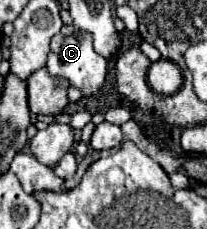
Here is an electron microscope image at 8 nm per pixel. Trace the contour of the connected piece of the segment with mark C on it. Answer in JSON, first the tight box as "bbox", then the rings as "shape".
{"bbox":[46,25,106,95],"shape":[[[64,25],[60,33],[52,37],[50,43],[50,53],[48,53],[48,63],[46,63],[50,75],[58,75],[70,81],[70,85],[82,89],[84,95],[94,95],[104,83],[106,77],[106,59],[98,55],[92,47],[92,37],[90,33],[74,27],[74,25]]]}

